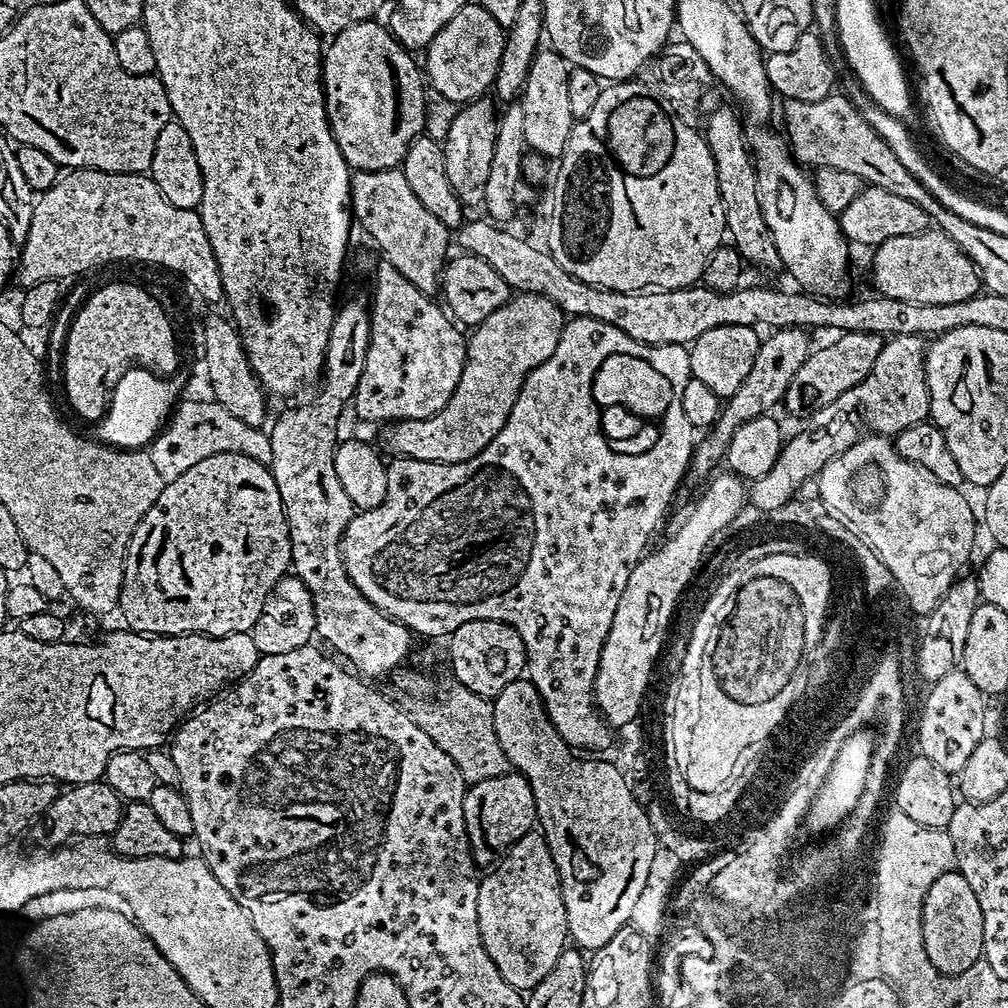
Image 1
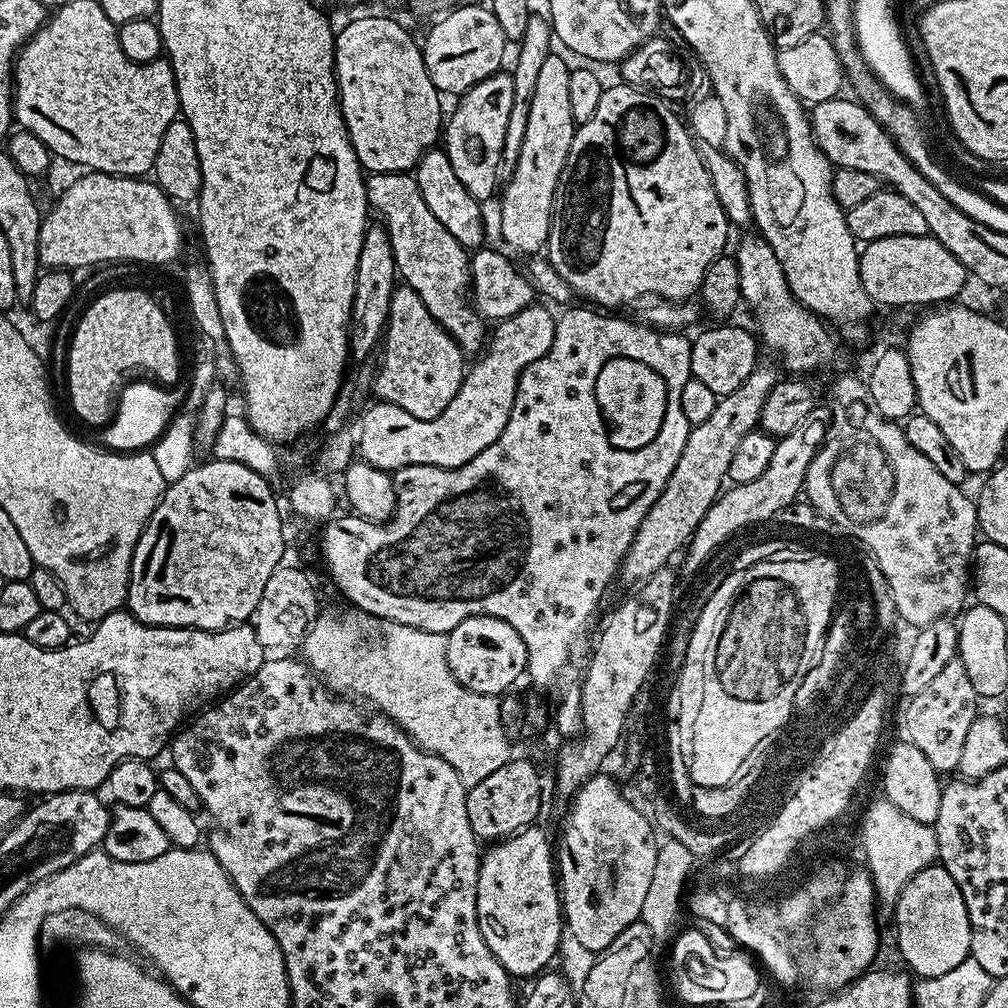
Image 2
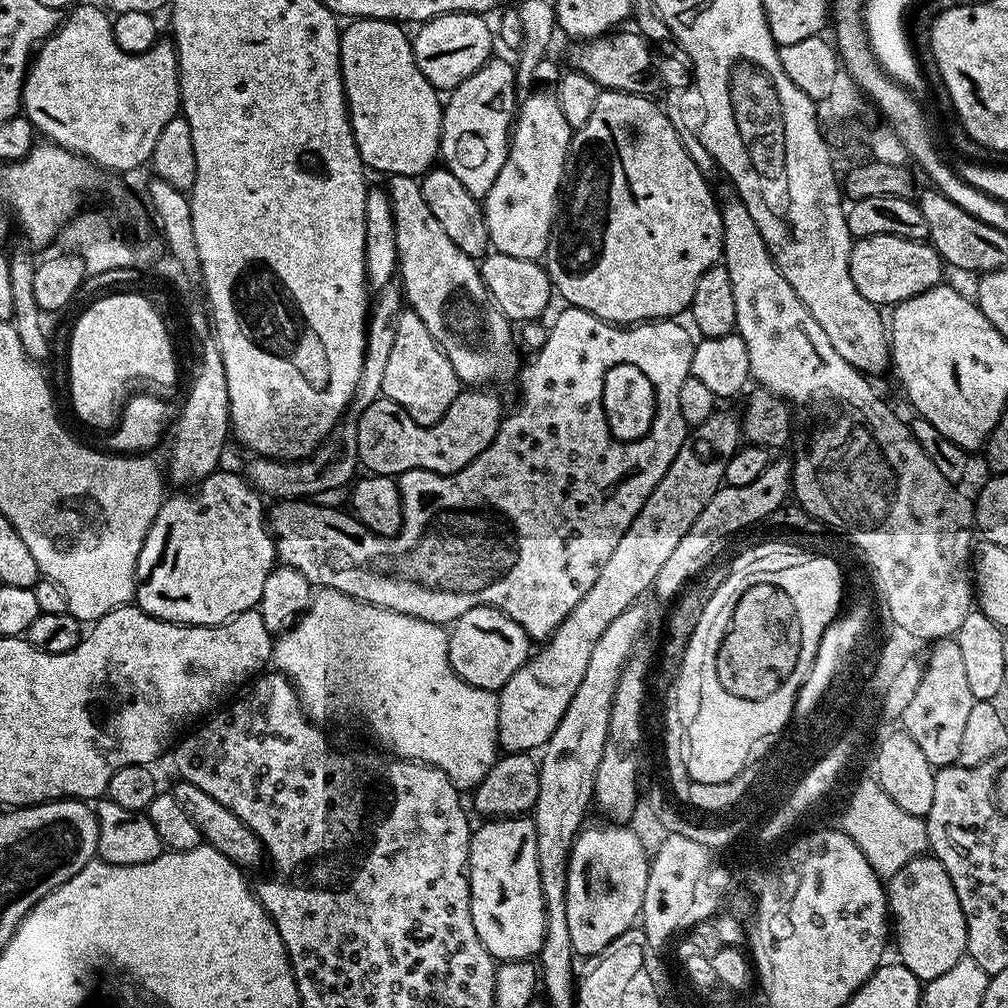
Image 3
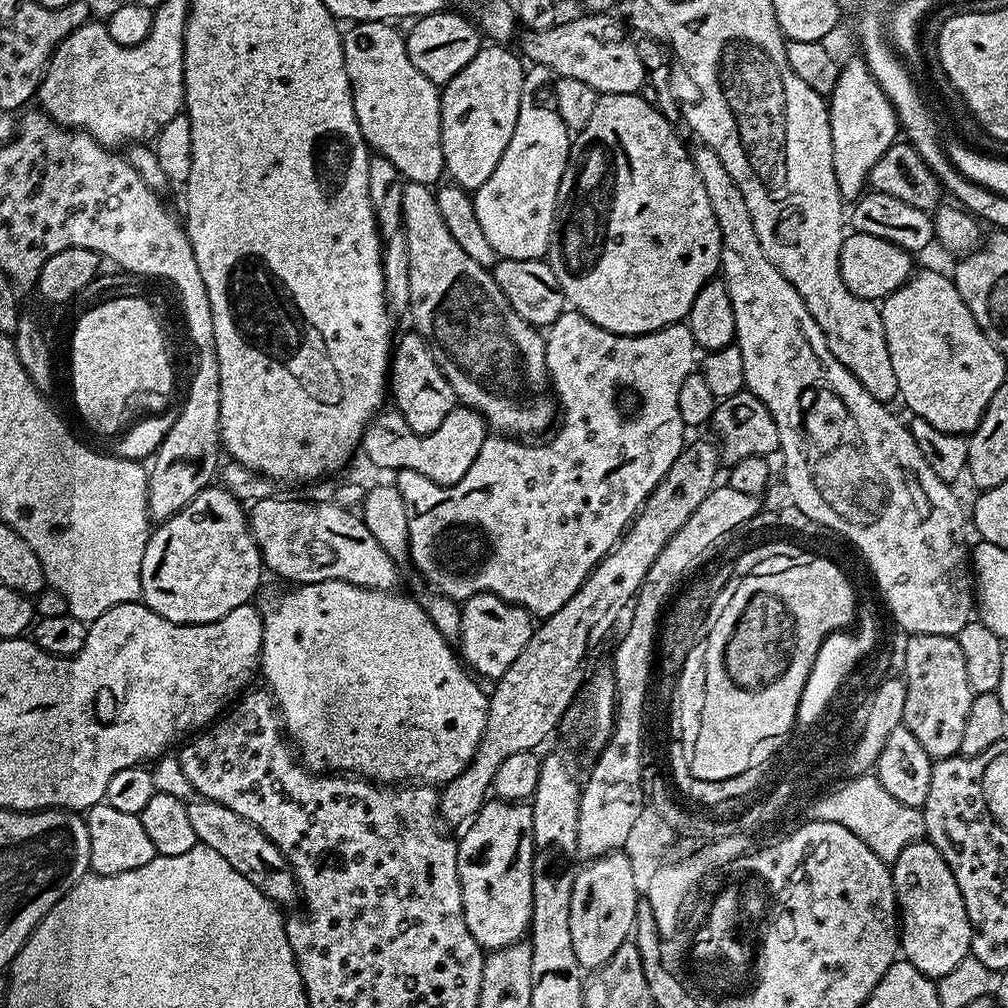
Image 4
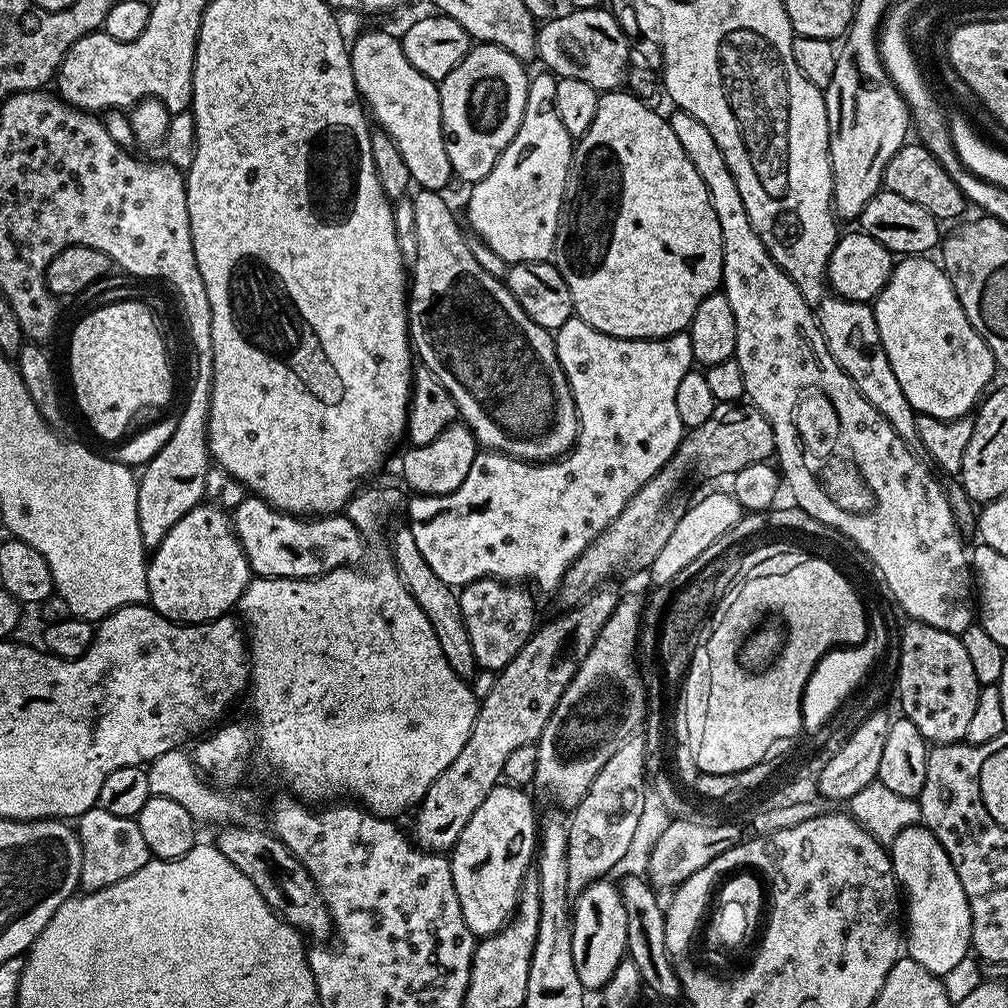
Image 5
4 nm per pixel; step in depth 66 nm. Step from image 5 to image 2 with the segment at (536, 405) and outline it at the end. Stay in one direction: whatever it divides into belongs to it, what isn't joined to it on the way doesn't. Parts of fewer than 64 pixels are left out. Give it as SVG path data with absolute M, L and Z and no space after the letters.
M373 172L366 180L368 191L368 206L378 215L379 223L383 224L386 234L390 238L390 250L394 252L394 262L399 279L407 287L422 298L426 310L434 314L434 318L454 338L454 342L465 354L476 354L486 343L486 321L470 303L470 256L464 247L450 233L446 226L430 214L430 206L422 202L422 194L418 190L415 175L407 172Z

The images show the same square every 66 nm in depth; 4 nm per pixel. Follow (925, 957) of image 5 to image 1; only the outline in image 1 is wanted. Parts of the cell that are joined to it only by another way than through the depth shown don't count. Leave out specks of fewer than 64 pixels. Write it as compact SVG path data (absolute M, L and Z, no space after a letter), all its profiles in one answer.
M955 870L942 874L929 888L924 898L924 904L920 907L920 933L926 958L939 972L948 976L956 976L962 970L970 970L974 962L981 960L984 954L982 946L982 910L978 907L978 898L974 898L974 890L962 874Z

